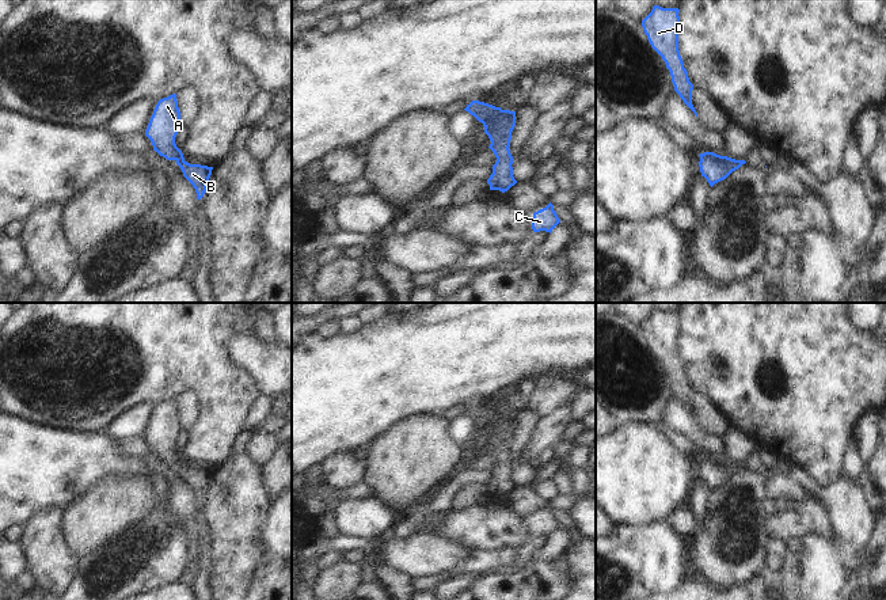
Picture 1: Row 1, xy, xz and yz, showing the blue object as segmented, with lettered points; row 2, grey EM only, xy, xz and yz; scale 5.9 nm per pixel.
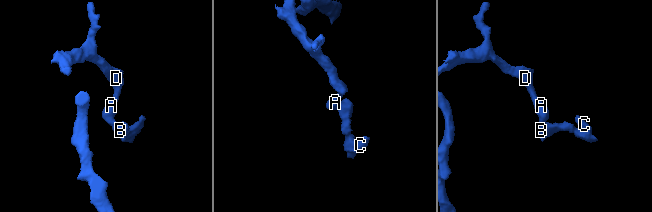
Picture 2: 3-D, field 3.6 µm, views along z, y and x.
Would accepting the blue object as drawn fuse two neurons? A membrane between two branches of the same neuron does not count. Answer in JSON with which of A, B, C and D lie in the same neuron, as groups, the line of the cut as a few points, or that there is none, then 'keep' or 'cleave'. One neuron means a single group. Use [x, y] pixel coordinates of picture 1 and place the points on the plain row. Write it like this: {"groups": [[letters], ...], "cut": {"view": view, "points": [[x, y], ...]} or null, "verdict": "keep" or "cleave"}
{"groups": [["A", "B", "C", "D"]], "cut": null, "verdict": "keep"}

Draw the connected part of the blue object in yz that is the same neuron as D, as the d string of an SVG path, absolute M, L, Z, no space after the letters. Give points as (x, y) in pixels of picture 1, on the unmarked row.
M654 310L651 316L642 324L642 331L651 352L662 361L670 376L674 395L684 407L695 417L692 409L693 388L689 386L678 354L680 314Z

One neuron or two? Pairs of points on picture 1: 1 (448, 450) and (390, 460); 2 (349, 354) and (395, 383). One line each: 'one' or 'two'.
1: one
2: one

